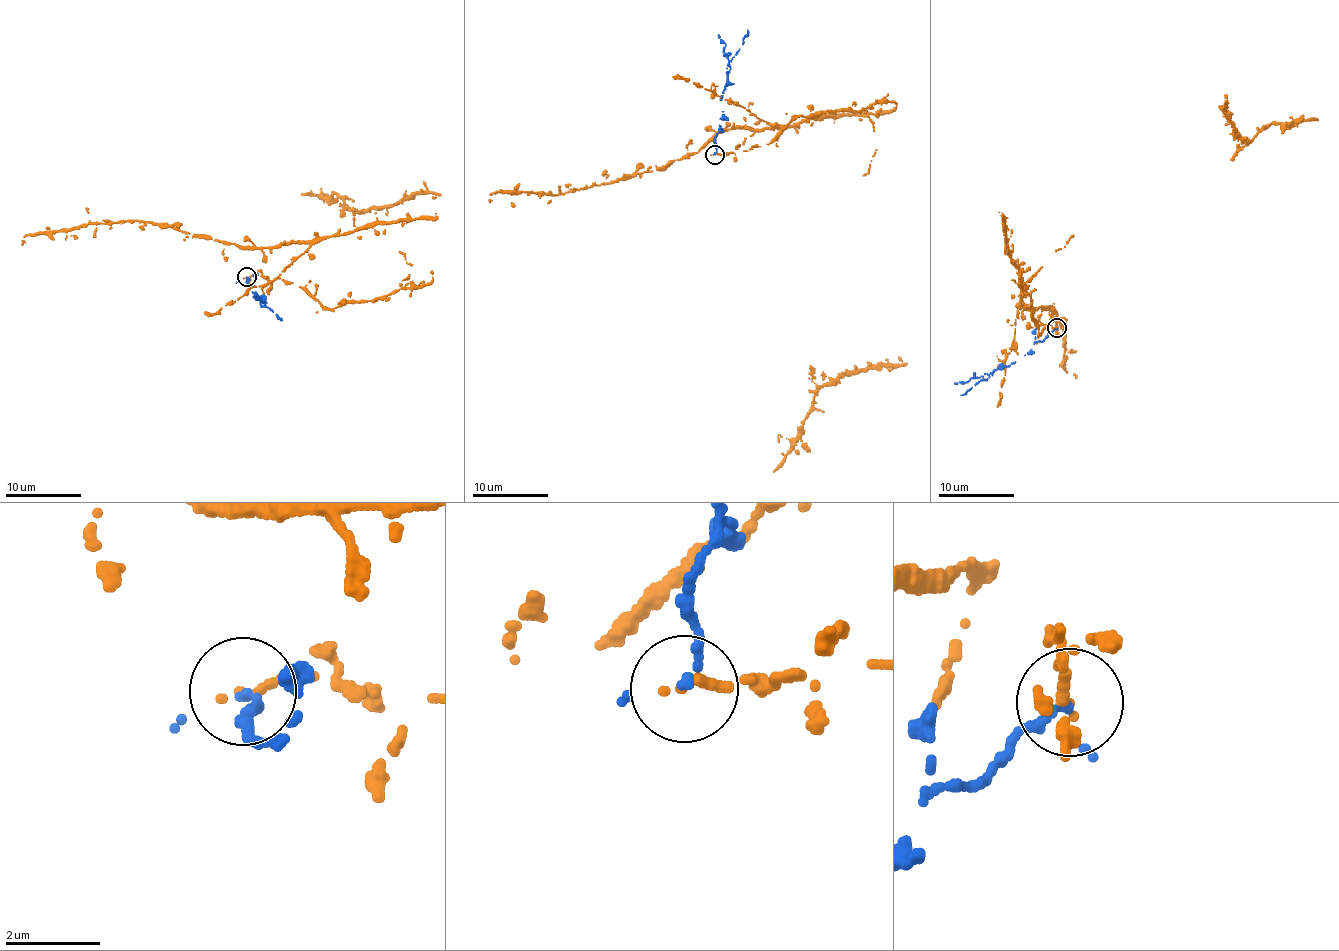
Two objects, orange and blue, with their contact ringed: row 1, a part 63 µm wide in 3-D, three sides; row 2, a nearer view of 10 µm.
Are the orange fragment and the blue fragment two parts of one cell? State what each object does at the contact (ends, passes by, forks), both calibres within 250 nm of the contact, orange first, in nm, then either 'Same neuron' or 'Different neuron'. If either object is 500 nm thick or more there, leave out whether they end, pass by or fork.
At the ring orange ends. At the ring blue passes by. Thickness 150 nm (orange) against 130 nm. Different neuron

